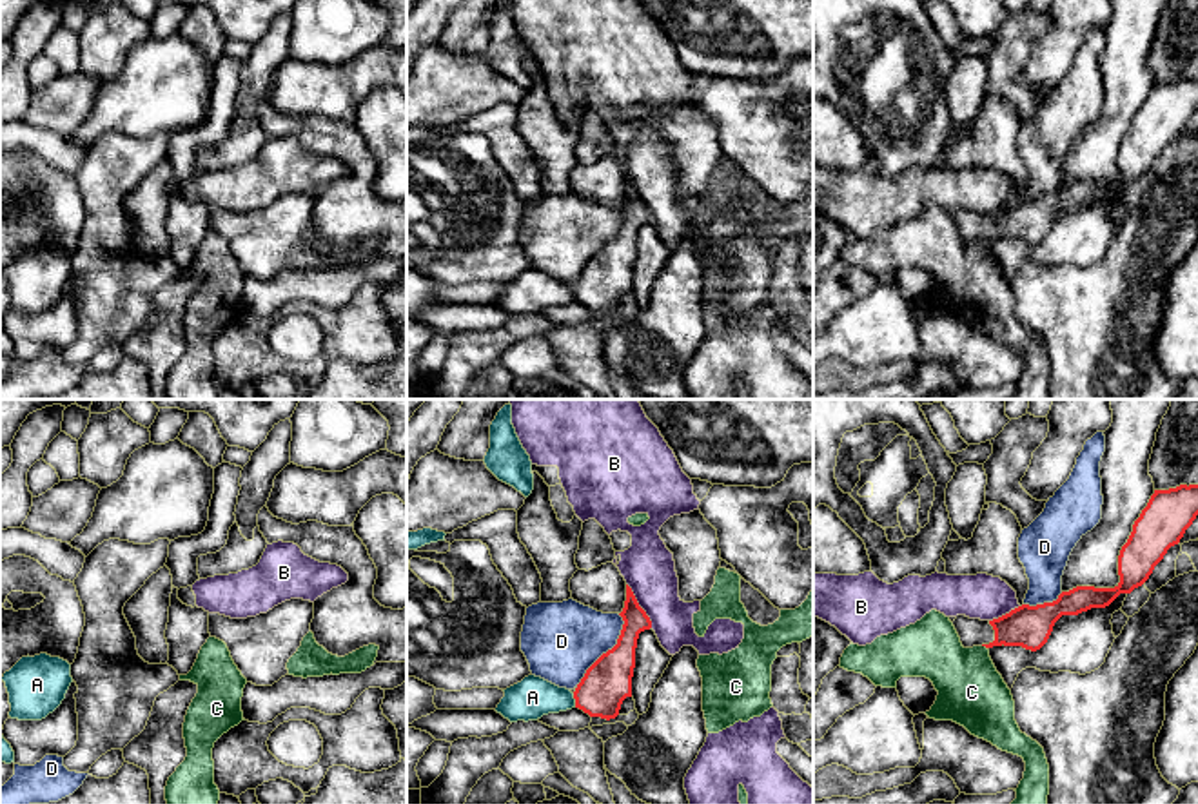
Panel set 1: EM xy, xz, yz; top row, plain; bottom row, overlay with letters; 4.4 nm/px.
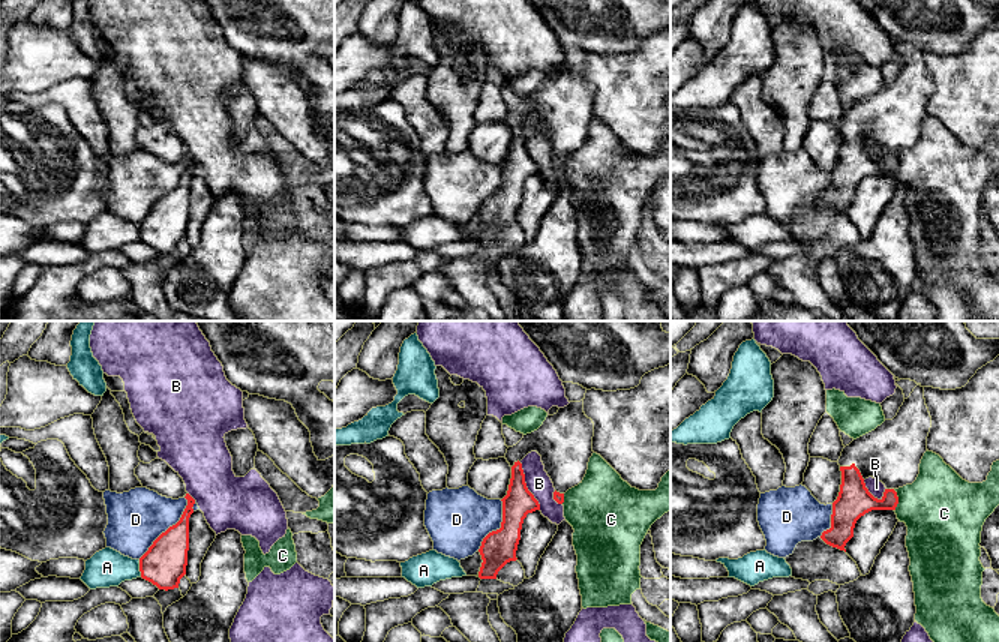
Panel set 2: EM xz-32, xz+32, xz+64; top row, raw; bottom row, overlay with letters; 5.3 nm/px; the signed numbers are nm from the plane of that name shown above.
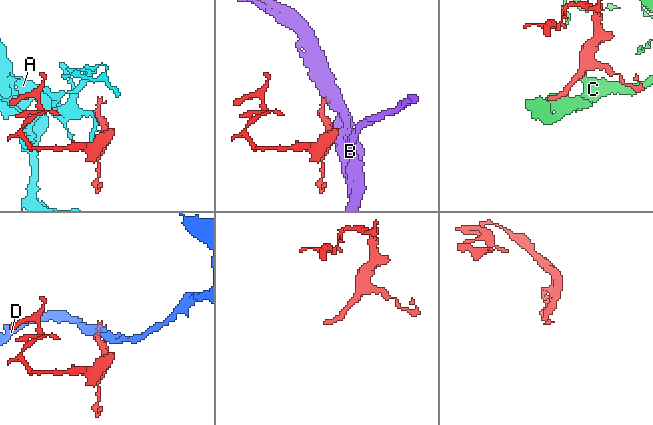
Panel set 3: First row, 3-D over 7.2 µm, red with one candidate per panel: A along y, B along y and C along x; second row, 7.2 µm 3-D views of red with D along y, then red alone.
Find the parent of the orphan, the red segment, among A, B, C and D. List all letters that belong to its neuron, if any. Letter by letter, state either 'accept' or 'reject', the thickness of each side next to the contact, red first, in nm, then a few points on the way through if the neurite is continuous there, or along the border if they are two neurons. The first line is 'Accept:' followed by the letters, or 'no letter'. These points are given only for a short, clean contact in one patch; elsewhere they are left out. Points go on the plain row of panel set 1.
Accept: no letter
A: reject; calibres 220 and 180 nm
B: reject; calibres 120 and 240 nm; border xz (627, 176), (652, 220)
C: reject; calibres 190 and 300 nm; border yz (982, 238), (986, 242)
D: reject; calibres 220 and 340 nm

